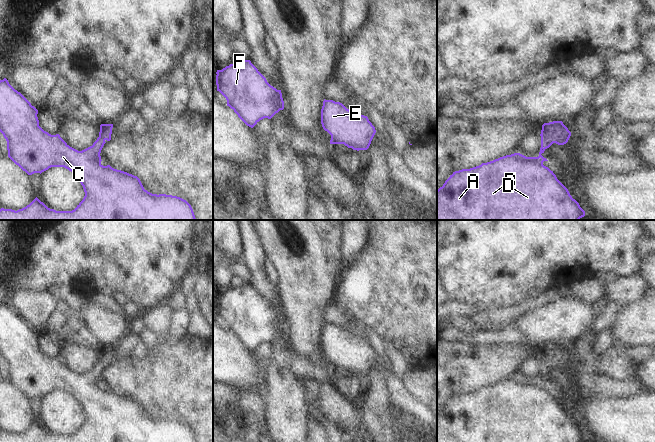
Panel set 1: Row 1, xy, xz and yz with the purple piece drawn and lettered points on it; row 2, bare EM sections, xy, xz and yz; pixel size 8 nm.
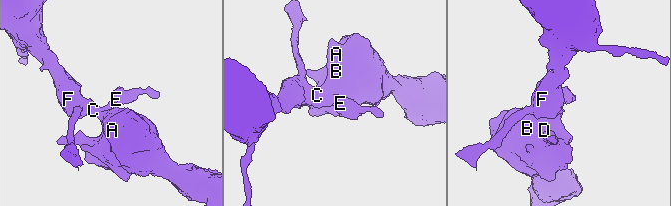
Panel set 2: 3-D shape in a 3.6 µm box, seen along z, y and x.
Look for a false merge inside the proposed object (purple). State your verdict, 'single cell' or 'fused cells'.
single cell

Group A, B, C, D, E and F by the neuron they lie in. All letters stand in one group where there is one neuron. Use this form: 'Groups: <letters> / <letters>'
Groups: A B C D E F.

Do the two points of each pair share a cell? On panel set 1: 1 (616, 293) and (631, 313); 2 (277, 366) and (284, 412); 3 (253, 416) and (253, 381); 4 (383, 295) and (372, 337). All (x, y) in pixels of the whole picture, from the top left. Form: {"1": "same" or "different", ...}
{"1": "different", "2": "same", "3": "different", "4": "different"}

